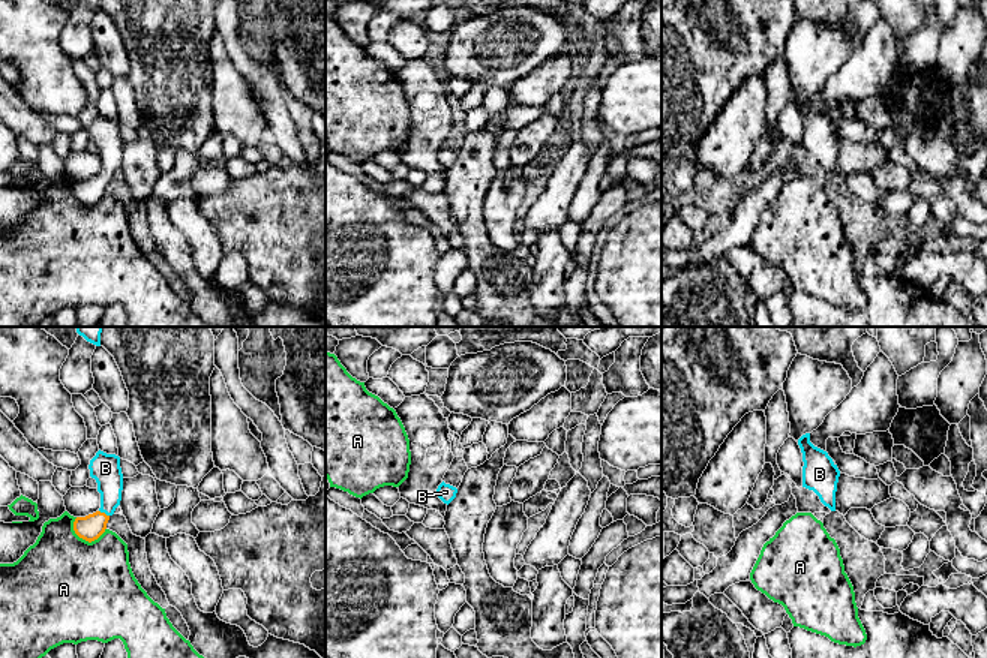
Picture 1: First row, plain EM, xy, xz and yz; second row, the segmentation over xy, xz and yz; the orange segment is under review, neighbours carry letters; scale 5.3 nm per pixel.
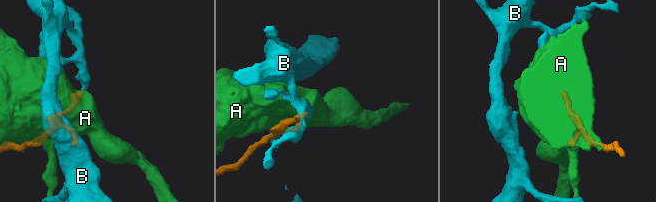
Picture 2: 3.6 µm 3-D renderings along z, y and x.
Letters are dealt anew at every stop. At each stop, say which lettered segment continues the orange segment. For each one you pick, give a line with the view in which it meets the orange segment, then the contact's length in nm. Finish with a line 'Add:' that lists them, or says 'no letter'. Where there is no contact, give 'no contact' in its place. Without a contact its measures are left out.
B: meets orange in xy; contact 70 nm long
Add: B

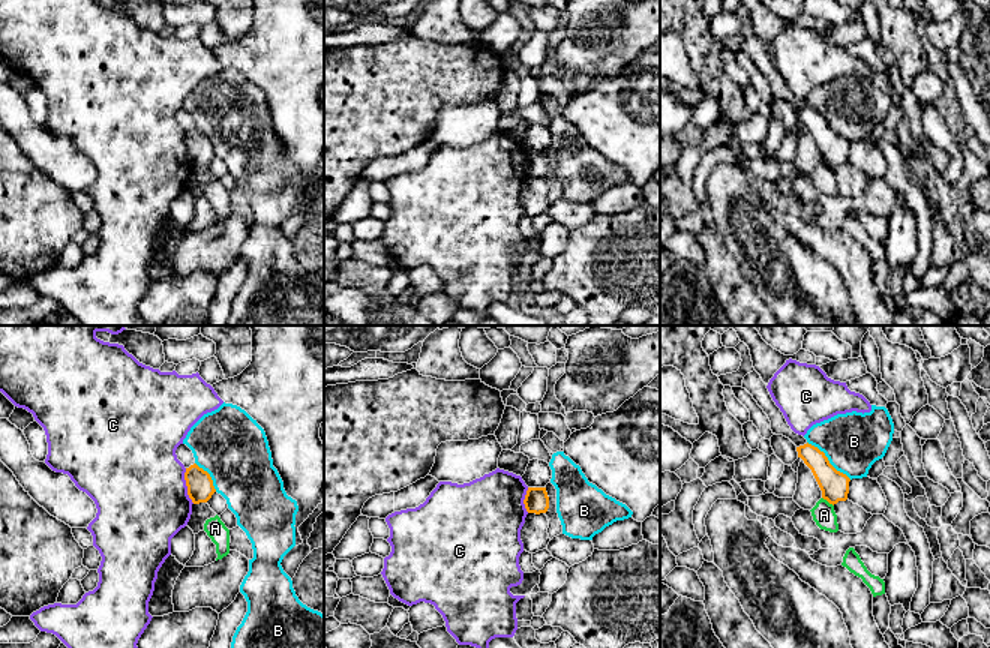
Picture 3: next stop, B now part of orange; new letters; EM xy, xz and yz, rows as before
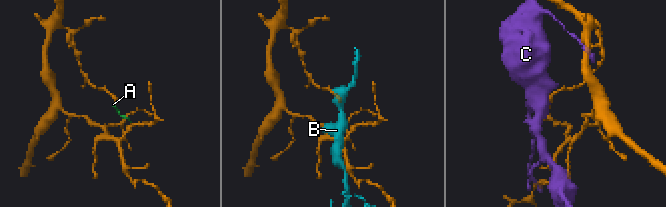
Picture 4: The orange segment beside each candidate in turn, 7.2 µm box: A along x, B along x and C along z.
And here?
Add: no letter

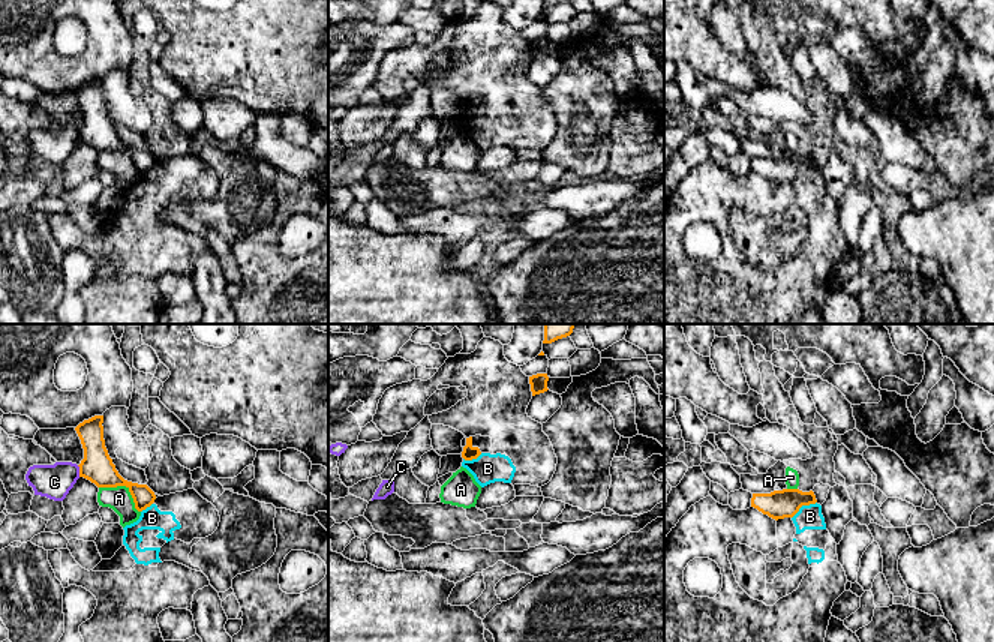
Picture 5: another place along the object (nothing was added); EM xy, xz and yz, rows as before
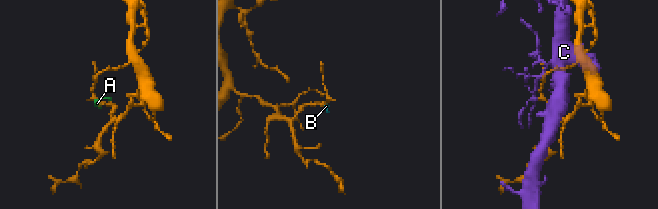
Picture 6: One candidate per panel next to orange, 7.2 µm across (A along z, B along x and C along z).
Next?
Add: no letter

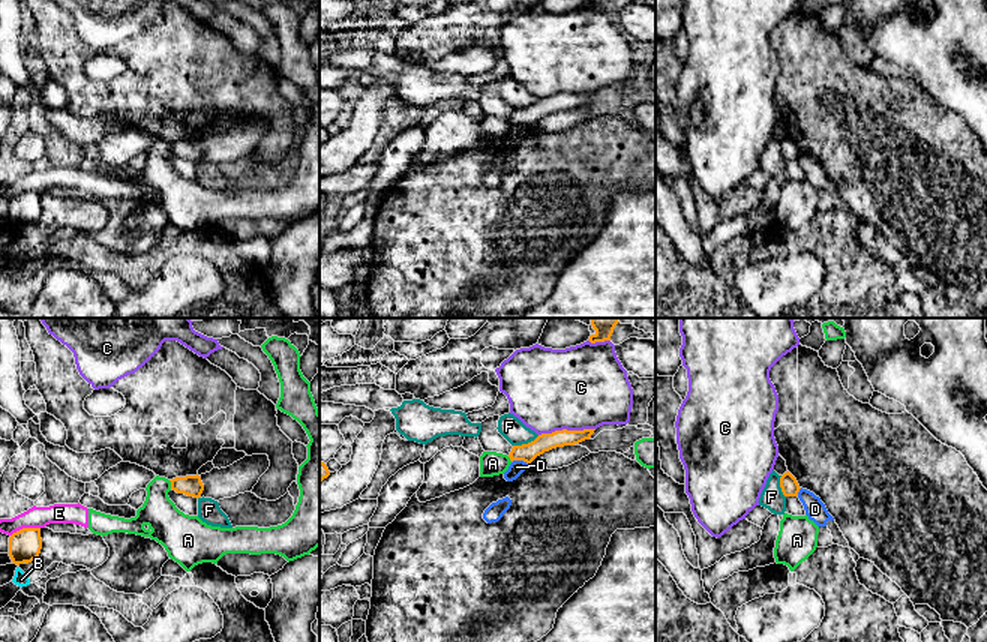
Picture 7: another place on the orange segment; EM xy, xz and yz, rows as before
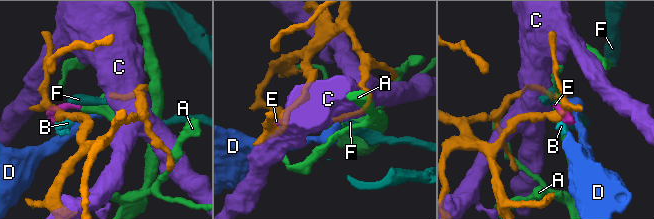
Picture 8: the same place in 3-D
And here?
Add: no letter

